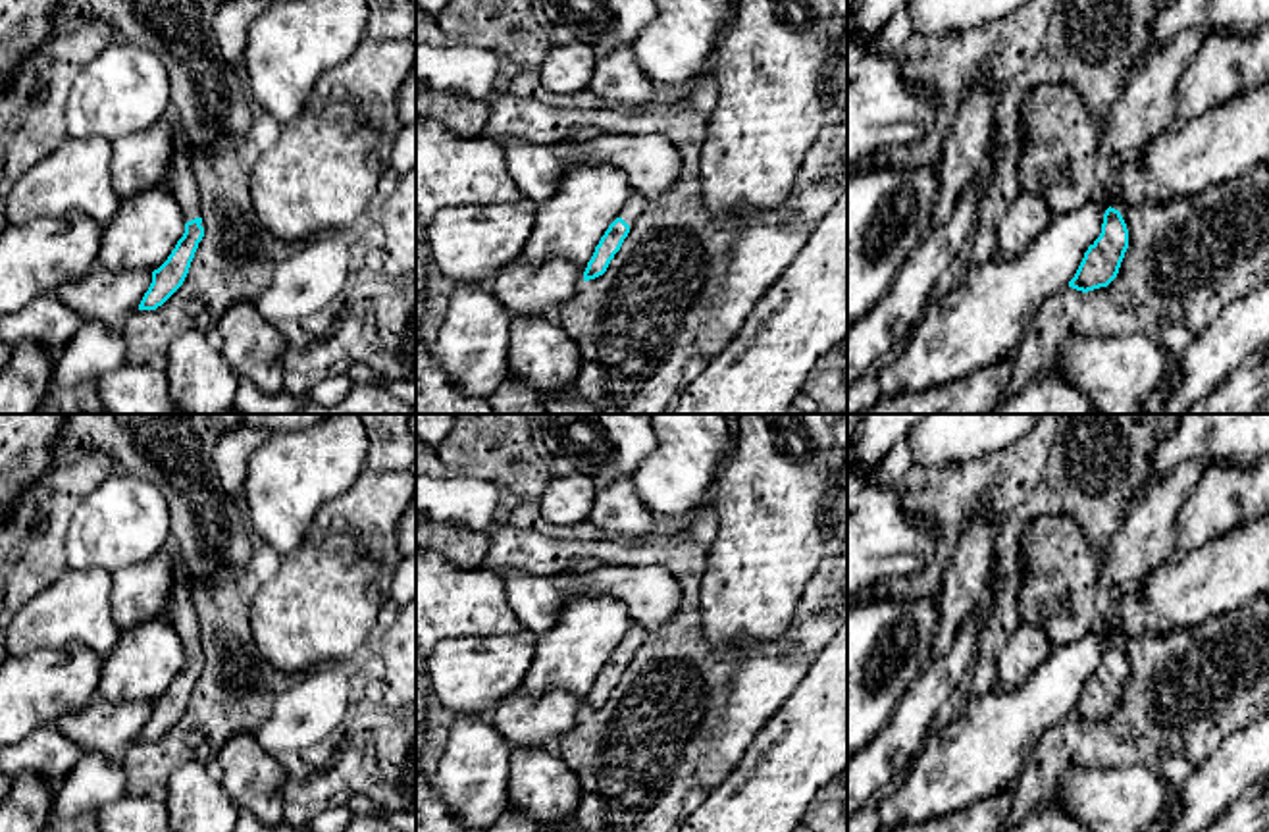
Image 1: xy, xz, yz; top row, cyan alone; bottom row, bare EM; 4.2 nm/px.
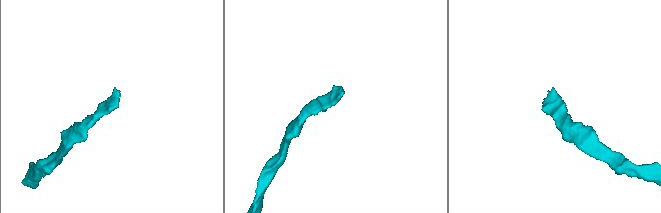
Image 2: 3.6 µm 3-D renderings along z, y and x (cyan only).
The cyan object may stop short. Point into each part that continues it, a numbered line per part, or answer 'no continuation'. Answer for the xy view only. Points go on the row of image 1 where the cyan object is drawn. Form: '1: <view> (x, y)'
1: xy (181, 183)

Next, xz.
1: xz (636, 203)

